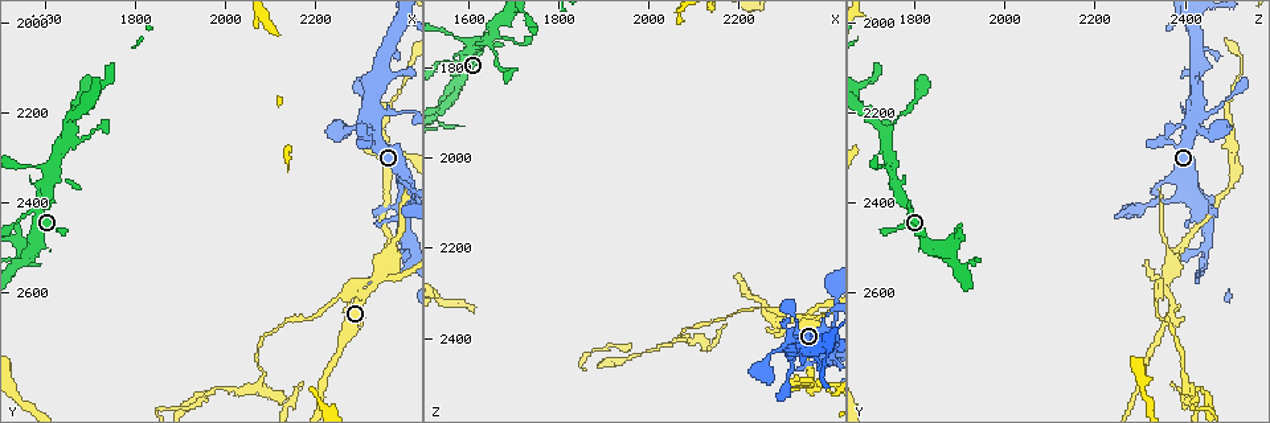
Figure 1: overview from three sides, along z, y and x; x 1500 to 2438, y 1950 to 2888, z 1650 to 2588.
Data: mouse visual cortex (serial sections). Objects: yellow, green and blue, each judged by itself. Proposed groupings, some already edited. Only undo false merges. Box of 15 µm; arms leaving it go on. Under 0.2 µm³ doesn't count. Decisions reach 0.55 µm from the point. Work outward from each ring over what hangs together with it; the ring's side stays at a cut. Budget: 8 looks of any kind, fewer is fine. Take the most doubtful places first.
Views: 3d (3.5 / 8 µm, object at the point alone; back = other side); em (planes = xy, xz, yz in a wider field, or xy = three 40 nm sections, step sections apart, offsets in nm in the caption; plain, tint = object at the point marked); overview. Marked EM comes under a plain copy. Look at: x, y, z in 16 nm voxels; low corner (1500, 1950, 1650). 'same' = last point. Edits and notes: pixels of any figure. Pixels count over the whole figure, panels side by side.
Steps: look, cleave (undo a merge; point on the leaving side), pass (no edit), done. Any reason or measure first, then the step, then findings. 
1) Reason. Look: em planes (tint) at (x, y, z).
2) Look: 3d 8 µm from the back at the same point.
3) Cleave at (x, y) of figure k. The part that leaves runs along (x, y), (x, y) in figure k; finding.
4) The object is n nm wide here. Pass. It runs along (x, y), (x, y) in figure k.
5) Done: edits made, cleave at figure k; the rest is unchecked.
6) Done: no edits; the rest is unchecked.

Sharp bend. Look: 3d 3.5 µm at (2325, 2585, 2350).

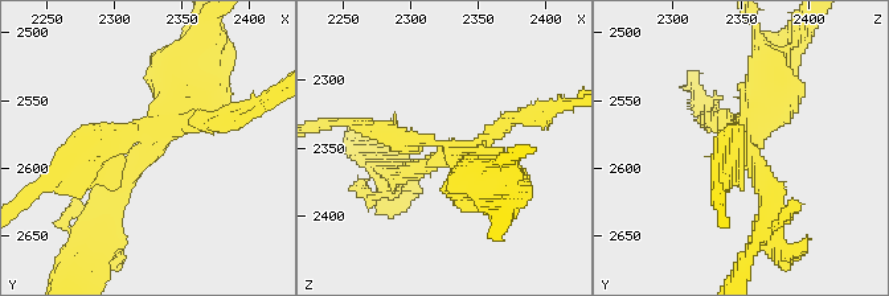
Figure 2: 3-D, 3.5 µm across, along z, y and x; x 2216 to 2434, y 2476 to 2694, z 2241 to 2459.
4 arms meet here; the arms are 200, 250, 250, 400 nm wide; now the EM. Look: em xy step 2 (tint) at (2326, 2584, 2358).

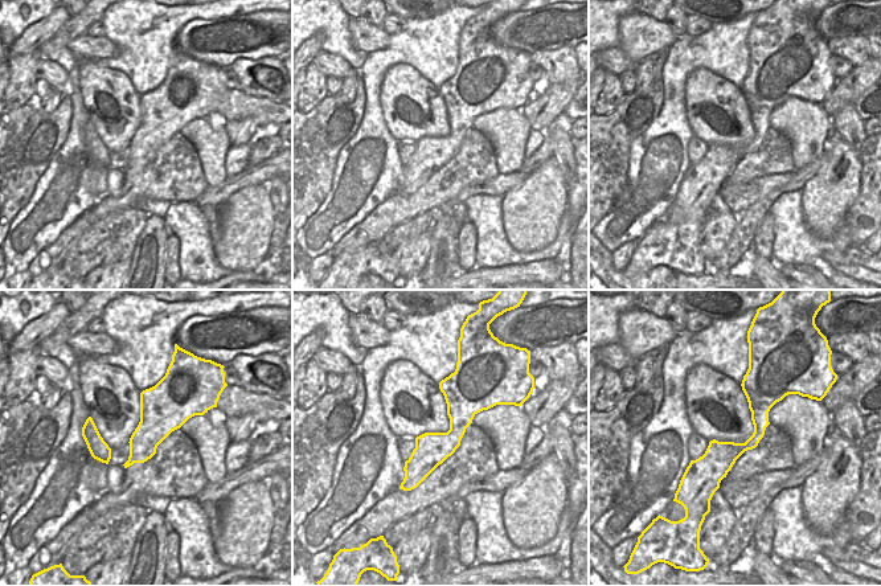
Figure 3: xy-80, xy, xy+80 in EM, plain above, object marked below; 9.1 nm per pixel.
Cut it another way. Look: em planes (tint) at the same point.

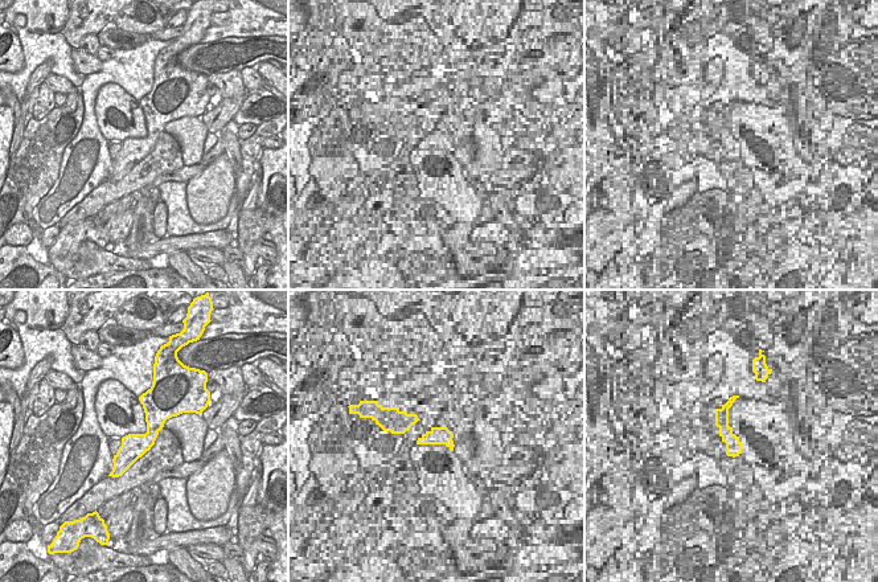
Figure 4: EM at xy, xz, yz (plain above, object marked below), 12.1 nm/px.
Cleave at (102, 148) of figure 2. A second cell is stuck on.

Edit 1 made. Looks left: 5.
Look: overview.

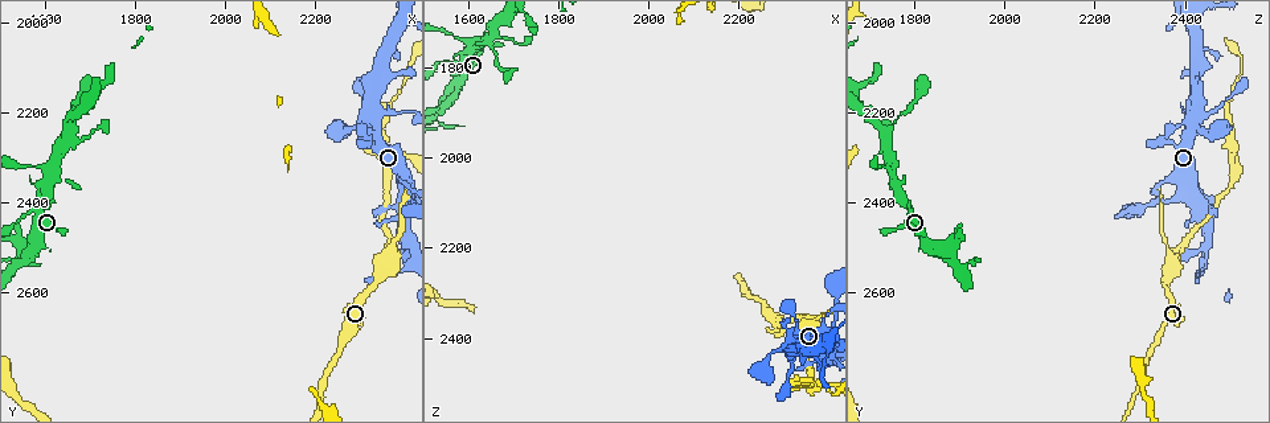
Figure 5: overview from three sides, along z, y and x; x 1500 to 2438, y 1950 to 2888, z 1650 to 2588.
Branch point. Look: 3d 3.5 µm at (2360, 2305, 2505).

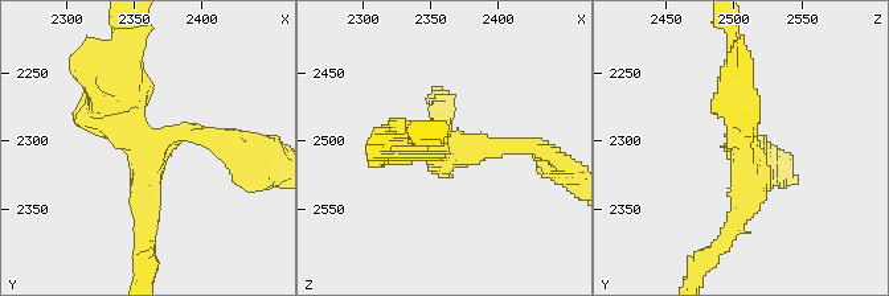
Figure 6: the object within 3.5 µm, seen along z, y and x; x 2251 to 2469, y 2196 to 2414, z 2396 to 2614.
Shape alone is not enough. Look: em xy step 3 (tint) at (2360, 2310, 2504).

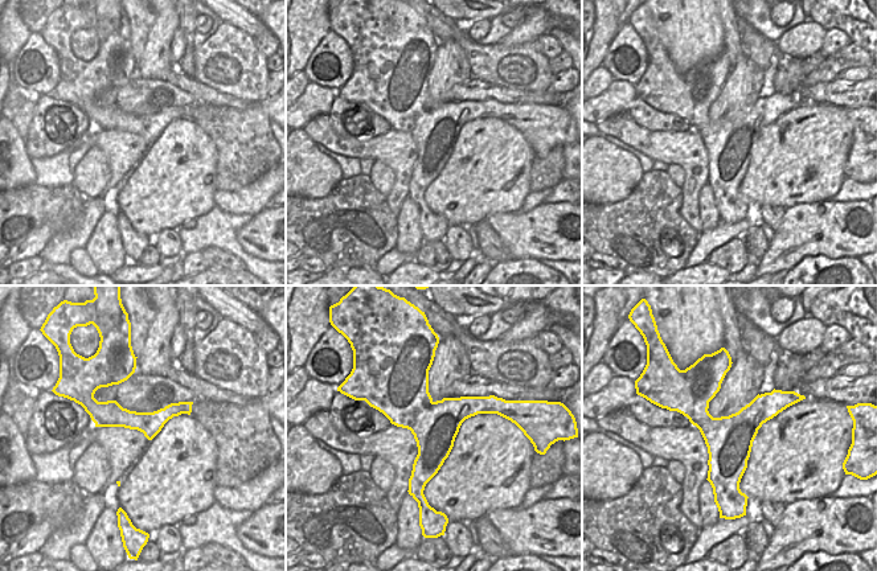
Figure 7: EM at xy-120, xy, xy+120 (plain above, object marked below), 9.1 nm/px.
Pass. It runs along (91, 403), (127, 419), (187, 410) in figure 7; continuous, no second cell.

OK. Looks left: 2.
Look: em xy step 2 (tint) at (2395, 2200, 2400).

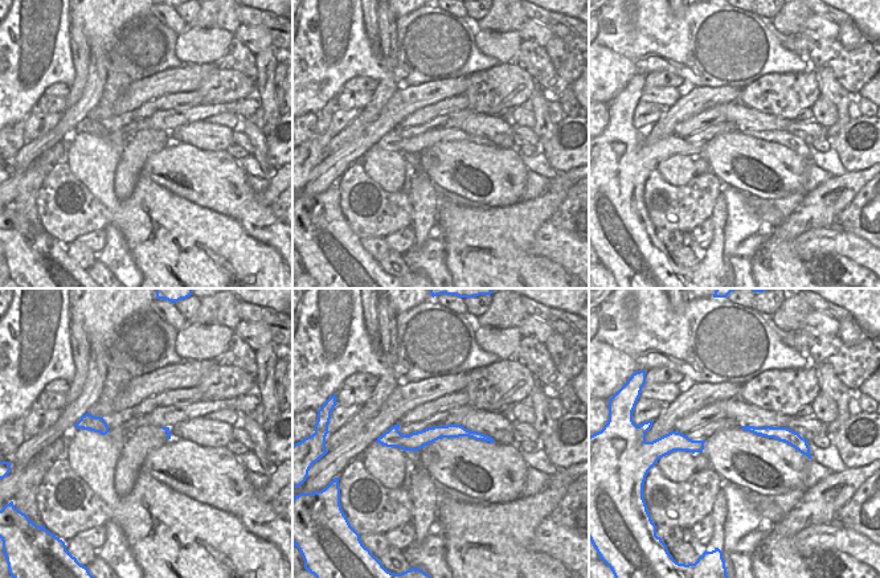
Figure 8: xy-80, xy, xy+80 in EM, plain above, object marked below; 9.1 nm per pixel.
Look: 3d 3.5 µm at the same point.

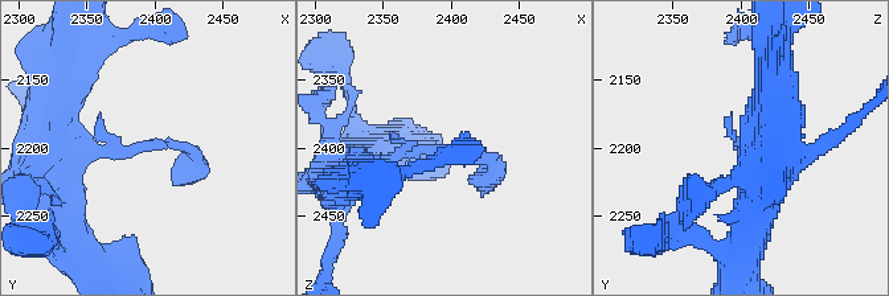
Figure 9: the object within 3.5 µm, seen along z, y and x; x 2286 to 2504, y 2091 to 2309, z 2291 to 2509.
Pass. It runs along (64, 156), (181, 144), (181, 177) in figure 9; all the same cell.

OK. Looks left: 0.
Done: edits made, cleave at figure 2; the rest is unchecked.

